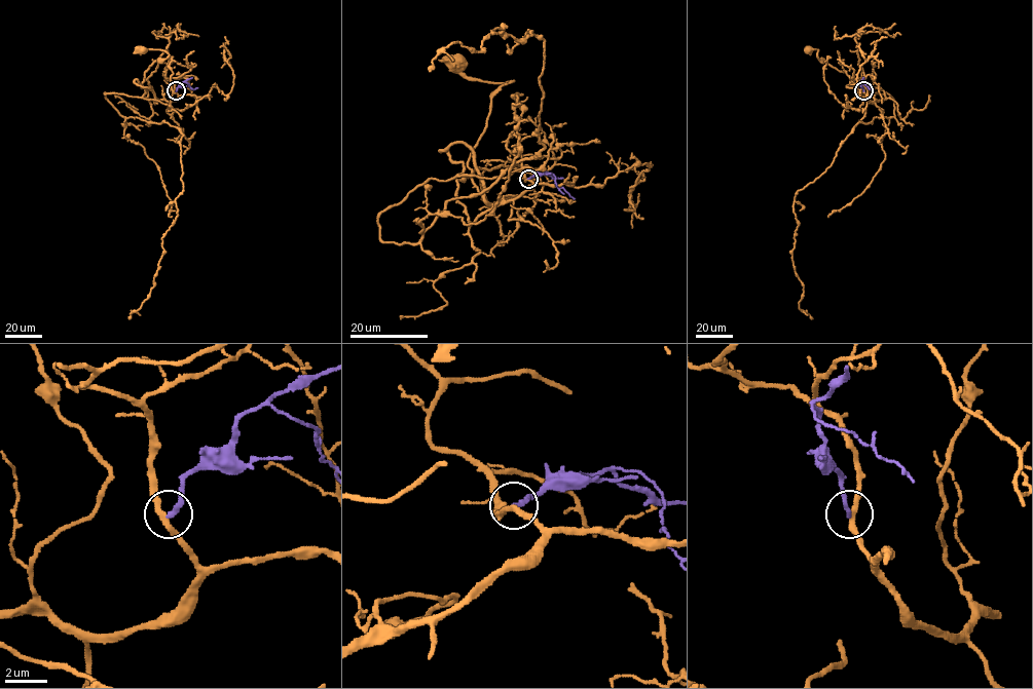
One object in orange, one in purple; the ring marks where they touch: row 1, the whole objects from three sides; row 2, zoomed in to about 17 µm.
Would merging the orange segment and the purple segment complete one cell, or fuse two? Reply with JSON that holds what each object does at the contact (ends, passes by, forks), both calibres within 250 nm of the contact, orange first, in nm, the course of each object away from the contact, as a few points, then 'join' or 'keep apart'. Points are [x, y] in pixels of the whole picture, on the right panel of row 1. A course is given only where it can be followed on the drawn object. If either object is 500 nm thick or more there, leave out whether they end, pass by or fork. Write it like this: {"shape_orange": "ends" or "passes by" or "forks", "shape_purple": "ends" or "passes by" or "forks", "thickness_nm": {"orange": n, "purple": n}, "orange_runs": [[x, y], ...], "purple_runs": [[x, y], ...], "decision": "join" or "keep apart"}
{"shape_orange": "passes by", "shape_purple": "ends", "thickness_nm": {"orange": 280, "purple": 220}, "orange_runs": [[863, 90], [871, 101], [876, 100], [869, 87], [821, 63], [817, 55], [817, 49], [808, 49]], "purple_runs": [[863, 90], [860, 81], [870, 89], [873, 87]], "decision": "keep apart"}

